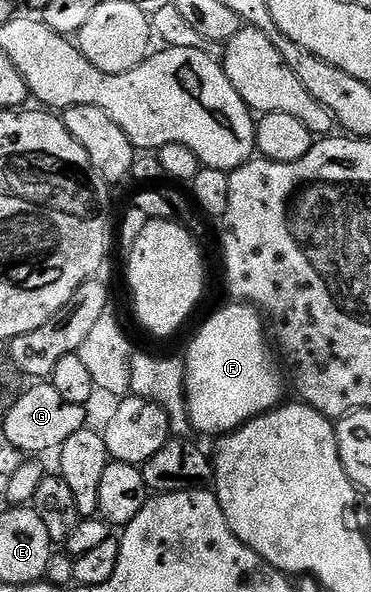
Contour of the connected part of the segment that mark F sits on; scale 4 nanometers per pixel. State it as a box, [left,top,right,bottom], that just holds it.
[184,301,284,437]

